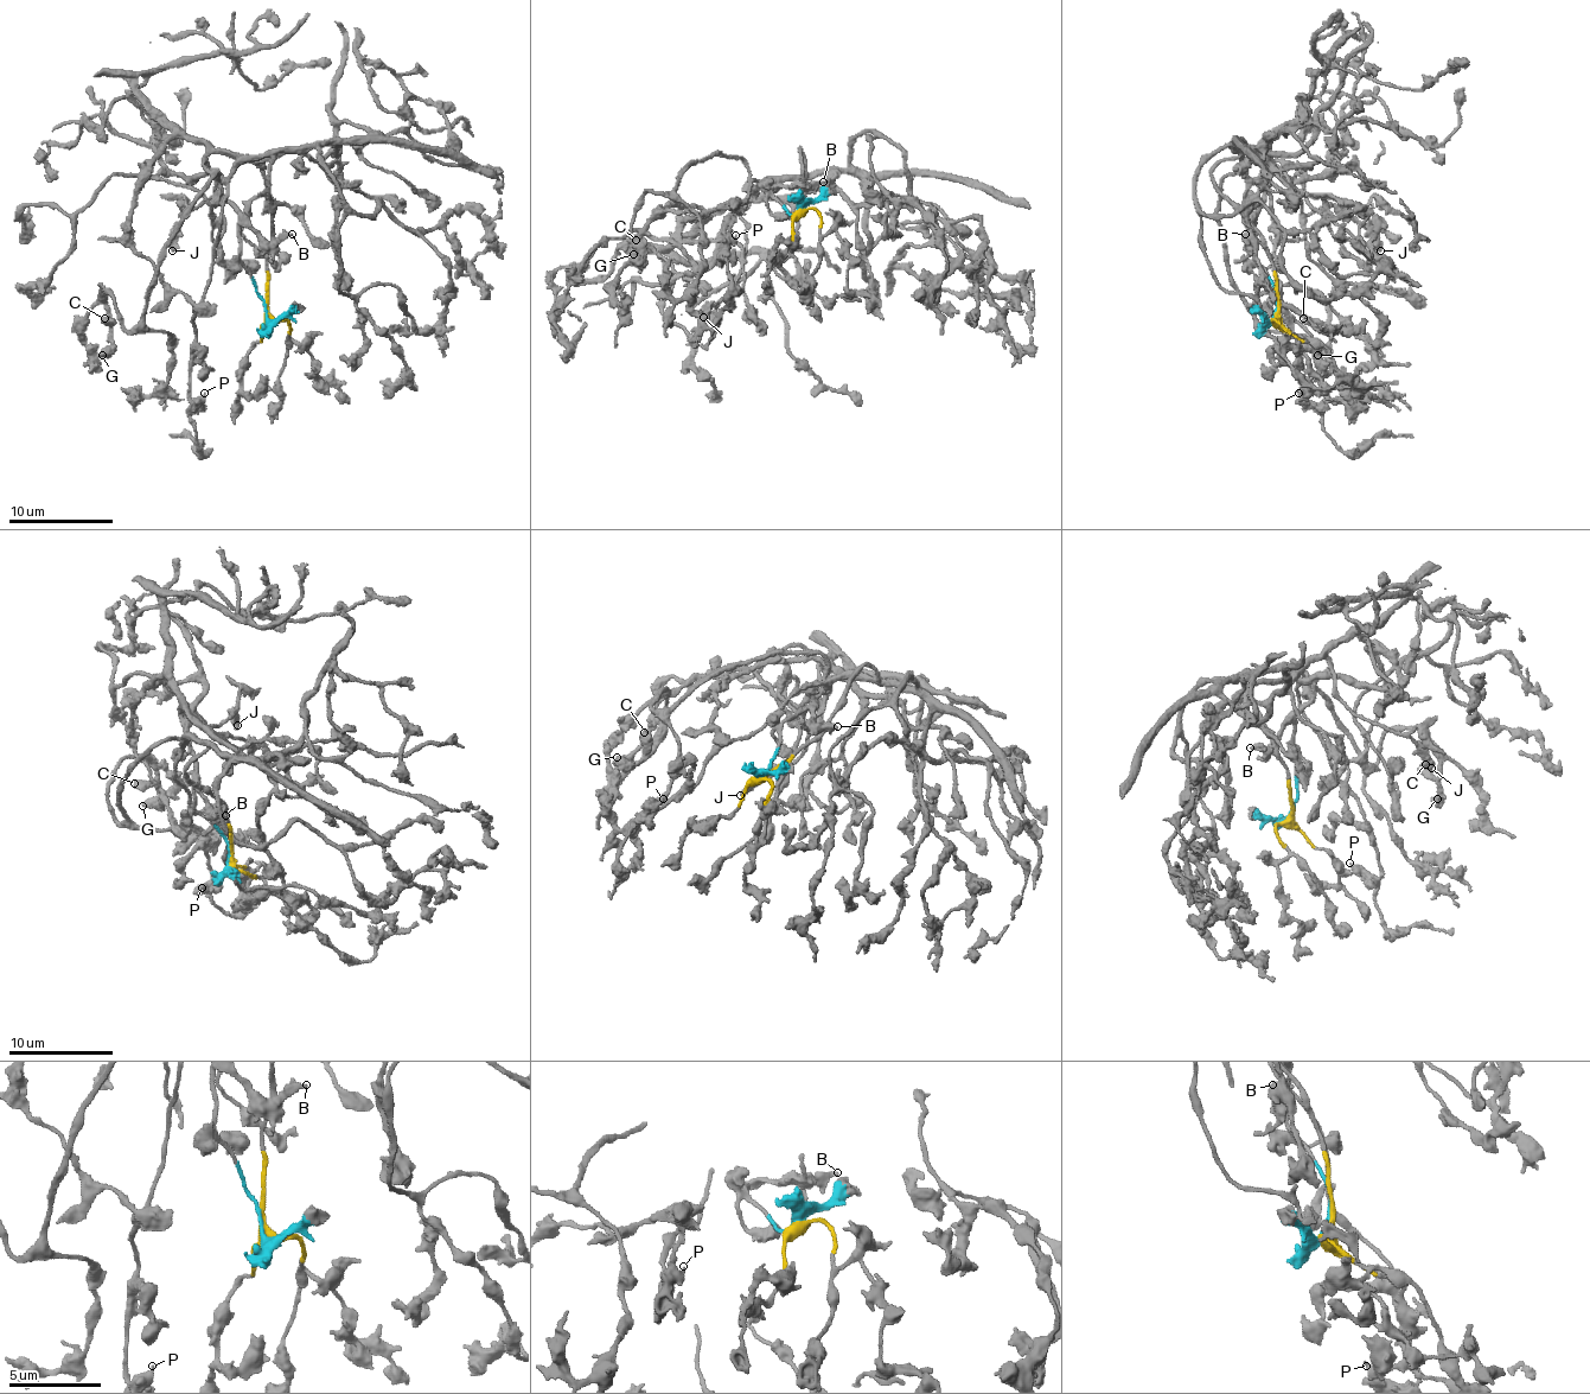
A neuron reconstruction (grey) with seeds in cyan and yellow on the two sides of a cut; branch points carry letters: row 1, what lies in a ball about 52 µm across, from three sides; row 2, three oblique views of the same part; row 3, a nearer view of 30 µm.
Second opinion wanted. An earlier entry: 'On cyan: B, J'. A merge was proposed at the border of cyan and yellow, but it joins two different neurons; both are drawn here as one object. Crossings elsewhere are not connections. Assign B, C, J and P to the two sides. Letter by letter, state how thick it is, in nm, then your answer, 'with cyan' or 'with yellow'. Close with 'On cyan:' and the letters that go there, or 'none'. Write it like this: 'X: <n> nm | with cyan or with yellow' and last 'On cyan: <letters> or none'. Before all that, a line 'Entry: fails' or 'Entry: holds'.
Entry: holds
B: 360 nm | with cyan
C: 600 nm | with yellow
J: 480 nm | with cyan
P: 320 nm | with yellow
On cyan: B, J

